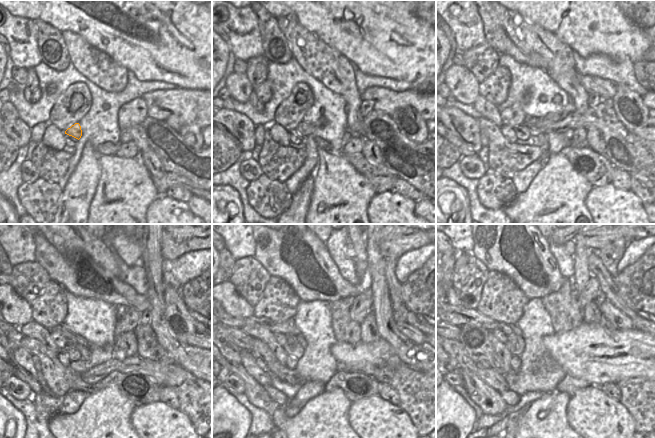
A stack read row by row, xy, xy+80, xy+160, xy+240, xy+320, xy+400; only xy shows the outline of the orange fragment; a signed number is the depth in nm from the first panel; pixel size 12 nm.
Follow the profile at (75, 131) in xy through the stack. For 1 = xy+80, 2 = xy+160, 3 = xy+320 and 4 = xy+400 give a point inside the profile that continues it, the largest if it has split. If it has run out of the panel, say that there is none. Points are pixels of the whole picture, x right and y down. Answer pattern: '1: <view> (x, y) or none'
1: xy+80 (305, 129)
2: xy+160 (570, 107)
3: xy+320 (363, 303)
4: xy+400 (591, 289)

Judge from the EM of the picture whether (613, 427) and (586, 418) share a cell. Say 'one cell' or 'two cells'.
one cell

